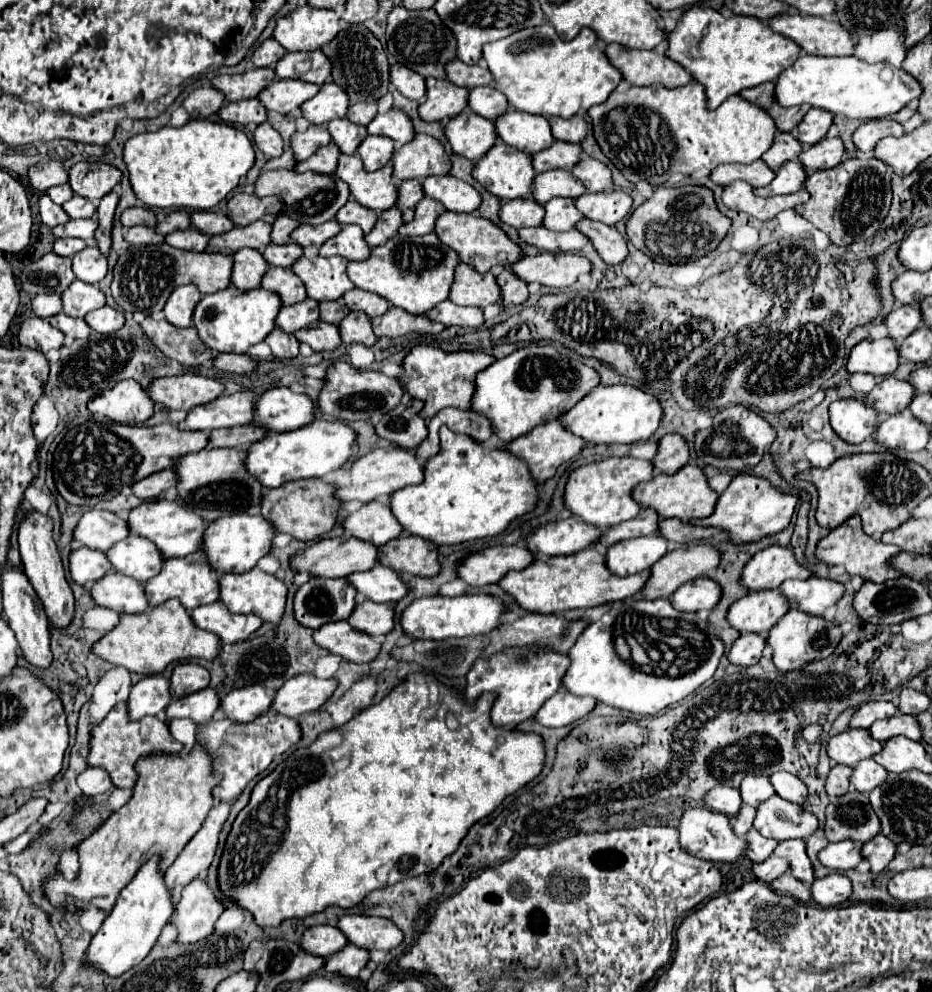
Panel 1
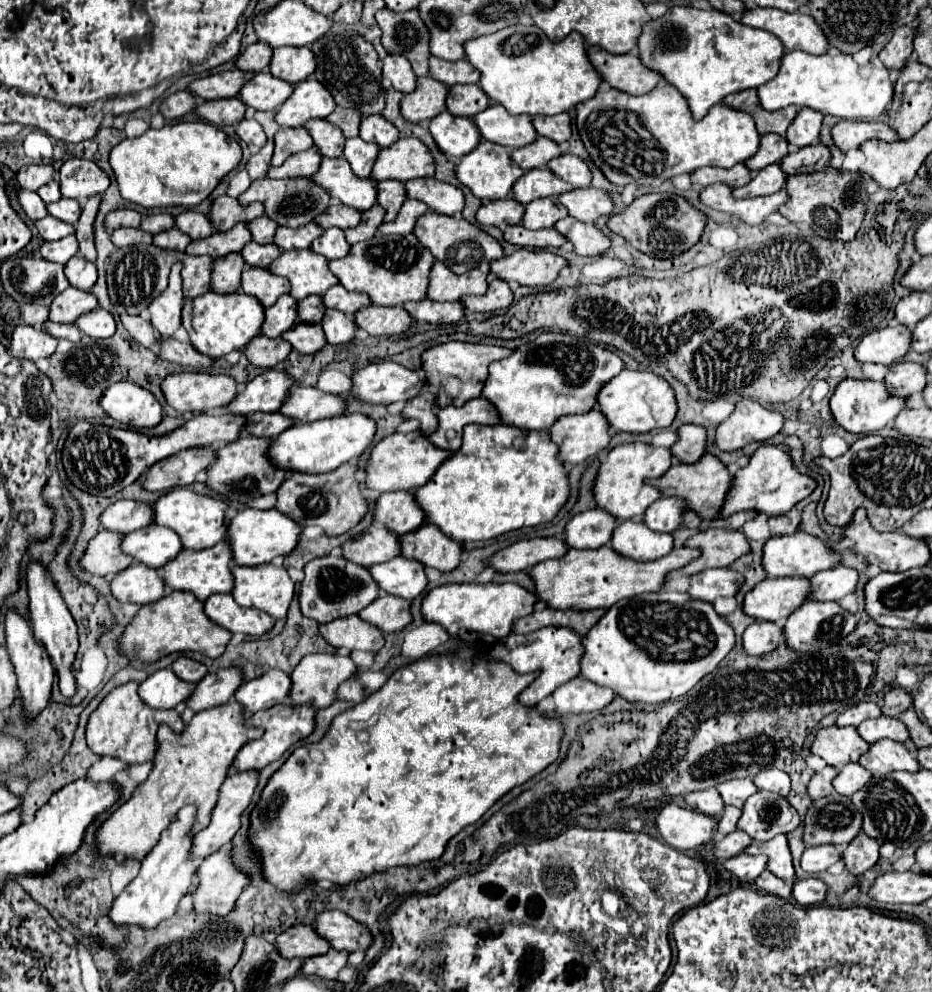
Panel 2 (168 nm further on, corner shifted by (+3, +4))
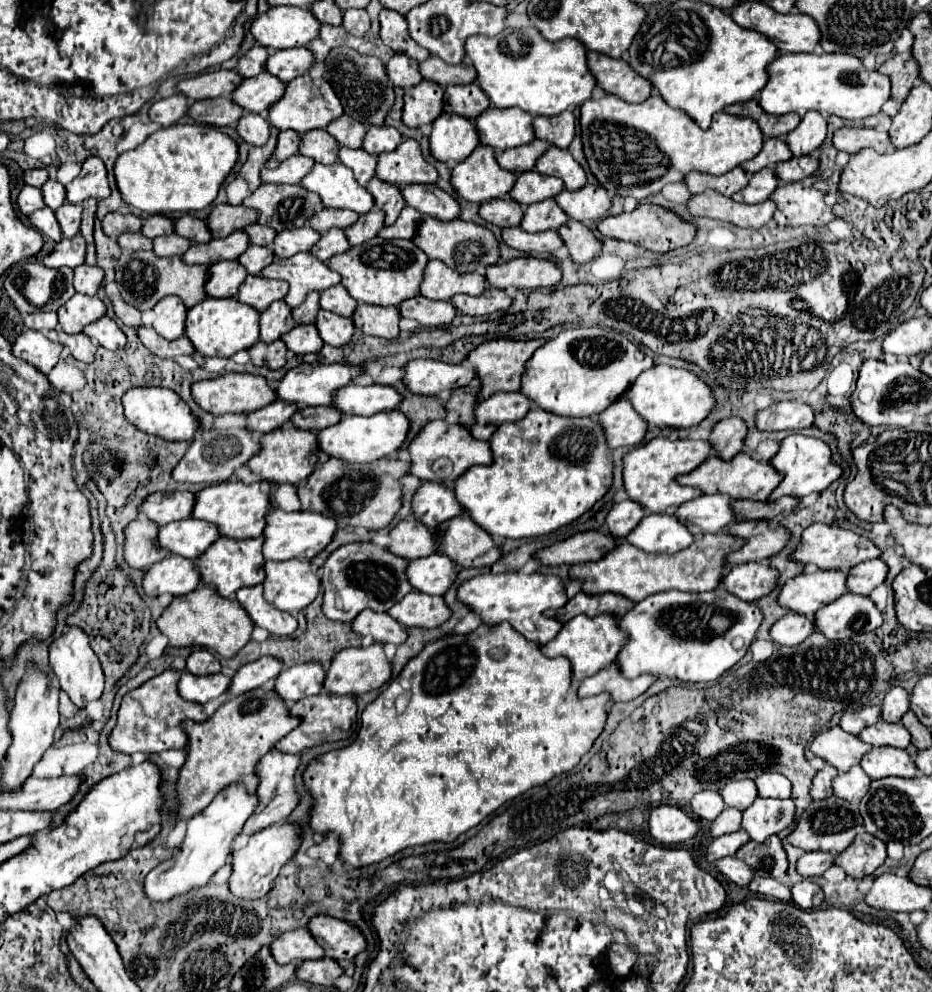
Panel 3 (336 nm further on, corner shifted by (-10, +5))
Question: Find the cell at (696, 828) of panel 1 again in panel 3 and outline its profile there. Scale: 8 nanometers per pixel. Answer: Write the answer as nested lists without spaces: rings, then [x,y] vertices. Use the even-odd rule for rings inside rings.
[[[659,806],[651,810],[649,832],[659,844],[679,844],[697,836],[699,822],[677,806]]]

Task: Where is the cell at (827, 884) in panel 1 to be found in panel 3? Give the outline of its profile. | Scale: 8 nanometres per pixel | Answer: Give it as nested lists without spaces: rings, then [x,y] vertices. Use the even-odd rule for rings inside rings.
[[[811,880],[797,882],[791,888],[791,894],[793,894],[793,902],[803,910],[819,908],[823,904],[823,890],[819,890],[819,886],[815,882],[811,882]]]

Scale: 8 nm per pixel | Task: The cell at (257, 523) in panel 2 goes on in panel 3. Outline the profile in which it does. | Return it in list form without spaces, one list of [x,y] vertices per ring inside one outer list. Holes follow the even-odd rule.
[[[271,510],[267,516],[265,526],[265,544],[263,544],[263,556],[265,560],[311,560],[317,556],[333,538],[337,530],[337,522],[333,518],[327,518],[317,512],[285,512],[285,510]]]

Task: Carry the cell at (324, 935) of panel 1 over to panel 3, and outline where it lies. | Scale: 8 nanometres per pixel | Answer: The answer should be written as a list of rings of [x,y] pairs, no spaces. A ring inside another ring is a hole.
[[[297,928],[291,932],[281,934],[277,940],[271,944],[271,952],[279,964],[289,964],[289,962],[303,962],[309,958],[323,958],[323,948],[311,938],[311,932],[305,928]]]

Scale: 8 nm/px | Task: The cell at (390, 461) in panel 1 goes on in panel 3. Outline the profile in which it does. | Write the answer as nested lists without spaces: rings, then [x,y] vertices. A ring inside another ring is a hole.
[[[433,420],[427,426],[423,426],[419,430],[419,434],[409,442],[407,452],[409,452],[409,462],[411,462],[409,472],[413,476],[417,476],[417,478],[421,478],[425,482],[441,482],[441,484],[447,484],[447,482],[451,484],[451,480],[457,480],[467,468],[471,468],[475,464],[489,464],[491,462],[491,450],[489,450],[489,444],[487,442],[481,442],[481,440],[471,438],[469,428],[463,428],[459,424],[451,426],[445,420]],[[439,458],[449,460],[451,466],[453,466],[453,472],[451,472],[449,480],[447,478],[439,478],[437,472],[433,470],[433,464]]]

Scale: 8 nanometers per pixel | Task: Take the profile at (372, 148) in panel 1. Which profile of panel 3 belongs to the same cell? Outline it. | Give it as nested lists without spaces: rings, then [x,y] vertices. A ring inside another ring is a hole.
[[[341,148],[339,150],[339,162],[349,166],[355,172],[355,178],[361,186],[367,186],[367,182],[375,176],[375,166],[377,166],[377,154],[367,154],[367,150],[351,150],[351,148]]]

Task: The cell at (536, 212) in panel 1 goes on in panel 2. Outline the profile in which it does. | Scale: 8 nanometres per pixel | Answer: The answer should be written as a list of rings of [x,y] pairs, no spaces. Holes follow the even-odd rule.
[[[498,199],[498,201],[486,201],[476,211],[476,221],[480,225],[494,225],[504,229],[506,225],[518,225],[522,221],[524,205],[518,205],[514,199]]]

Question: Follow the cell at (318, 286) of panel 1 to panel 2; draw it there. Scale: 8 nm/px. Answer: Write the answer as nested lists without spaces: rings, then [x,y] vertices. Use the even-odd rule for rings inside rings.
[[[310,249],[282,253],[270,263],[268,271],[290,281],[290,295],[296,301],[308,295],[324,295],[332,285],[338,283],[328,269],[328,259],[322,259],[322,255]]]

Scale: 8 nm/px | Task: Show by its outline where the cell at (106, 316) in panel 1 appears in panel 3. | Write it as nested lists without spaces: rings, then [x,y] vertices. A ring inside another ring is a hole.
[[[103,316],[97,322],[91,322],[83,332],[89,338],[97,340],[101,346],[109,348],[109,350],[117,350],[117,348],[125,346],[125,334],[123,334],[123,330],[109,316]]]

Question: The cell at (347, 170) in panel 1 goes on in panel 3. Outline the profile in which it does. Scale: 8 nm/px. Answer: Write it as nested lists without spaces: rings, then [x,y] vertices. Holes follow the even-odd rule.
[[[341,162],[331,166],[315,164],[301,184],[307,190],[317,192],[323,204],[331,208],[349,208],[359,214],[367,214],[375,206],[375,202],[371,202],[371,194],[367,194],[367,188],[359,186],[351,170],[347,170]]]

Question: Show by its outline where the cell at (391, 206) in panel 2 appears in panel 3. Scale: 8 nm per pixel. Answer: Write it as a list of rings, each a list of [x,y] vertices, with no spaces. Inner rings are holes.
[[[373,178],[369,182],[369,192],[375,198],[375,206],[385,210],[385,226],[391,226],[397,220],[397,216],[401,214],[401,210],[405,208],[401,188],[381,182],[379,178]]]

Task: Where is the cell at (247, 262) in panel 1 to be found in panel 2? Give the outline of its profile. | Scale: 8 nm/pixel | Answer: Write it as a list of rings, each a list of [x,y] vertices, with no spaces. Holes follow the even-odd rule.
[[[230,253],[226,255],[226,259],[214,259],[210,289],[220,295],[236,293],[240,287],[242,271],[244,271],[244,263],[240,259],[240,253]]]

